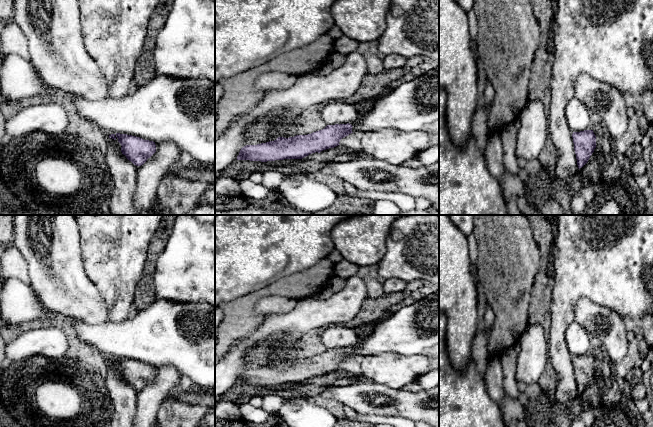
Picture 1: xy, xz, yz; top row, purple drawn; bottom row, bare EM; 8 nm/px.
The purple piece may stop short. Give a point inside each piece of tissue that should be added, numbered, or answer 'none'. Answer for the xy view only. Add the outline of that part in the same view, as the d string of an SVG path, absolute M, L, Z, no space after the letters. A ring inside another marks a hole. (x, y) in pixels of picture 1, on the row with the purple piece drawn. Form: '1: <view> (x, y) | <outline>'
none

